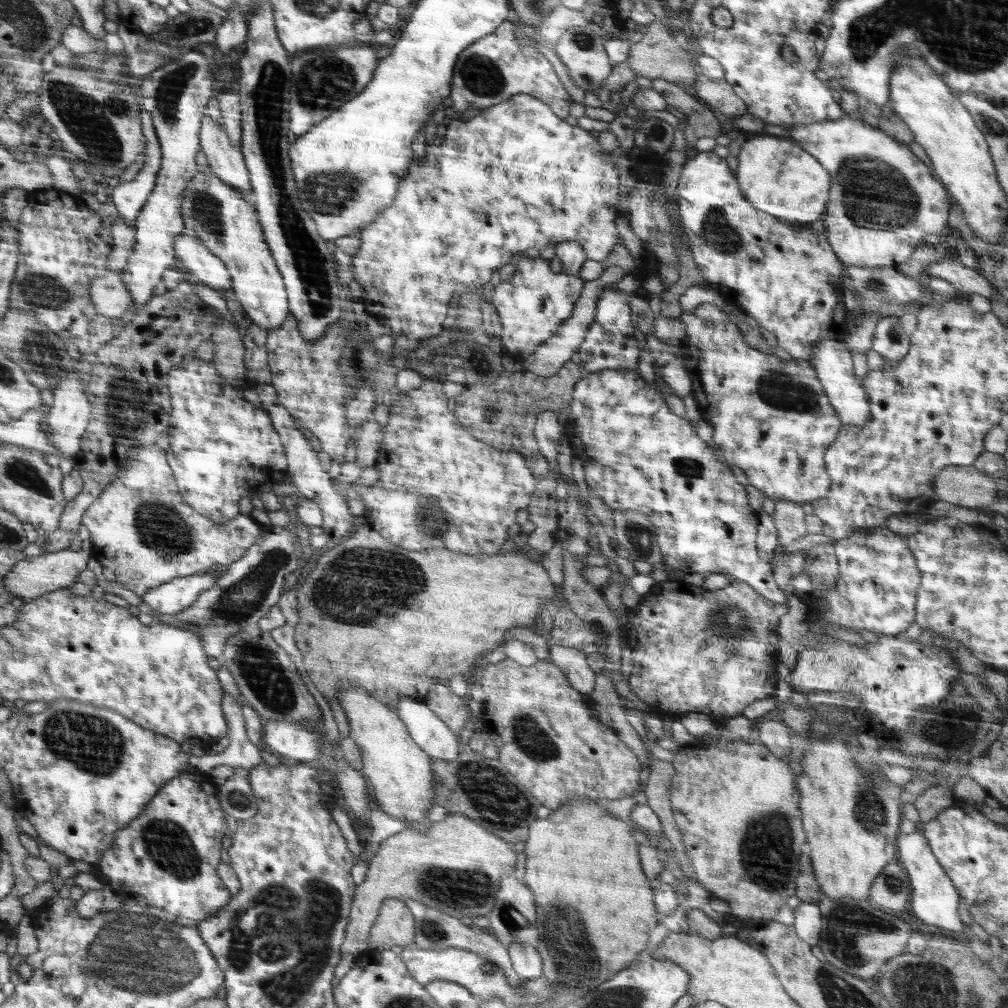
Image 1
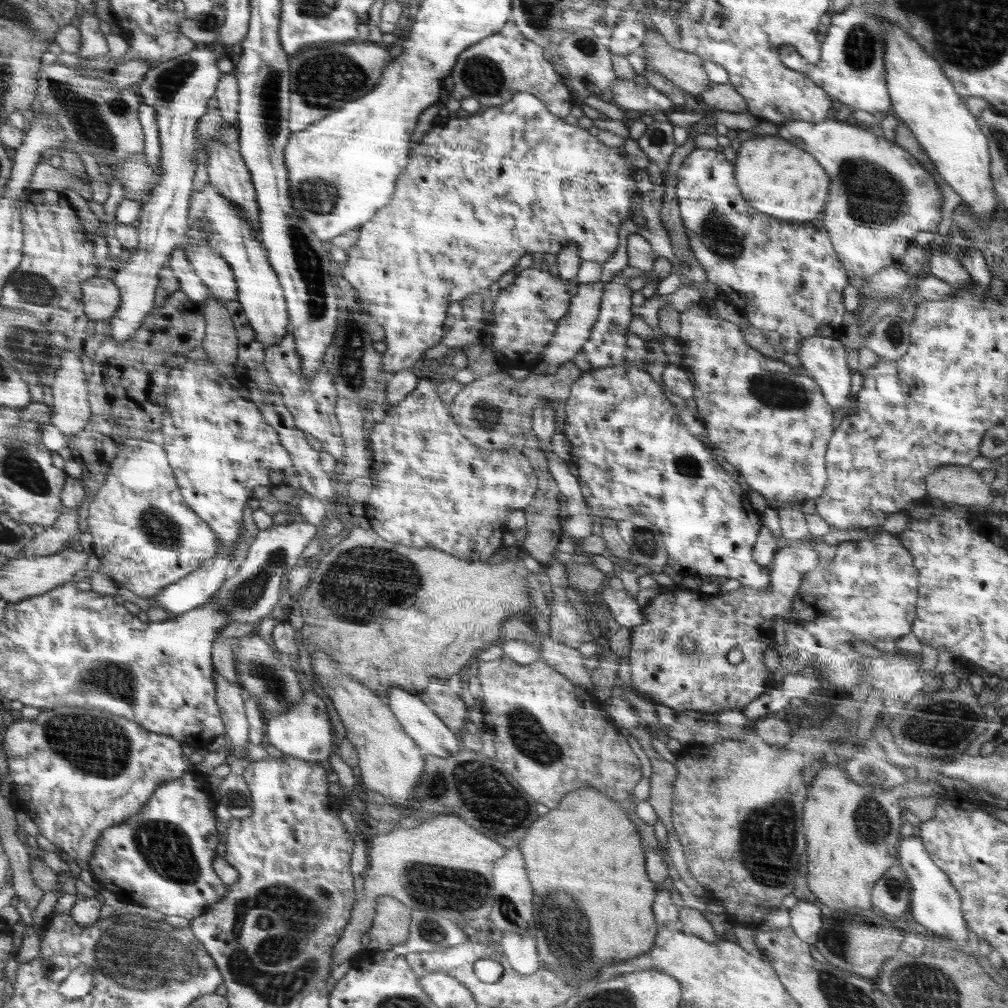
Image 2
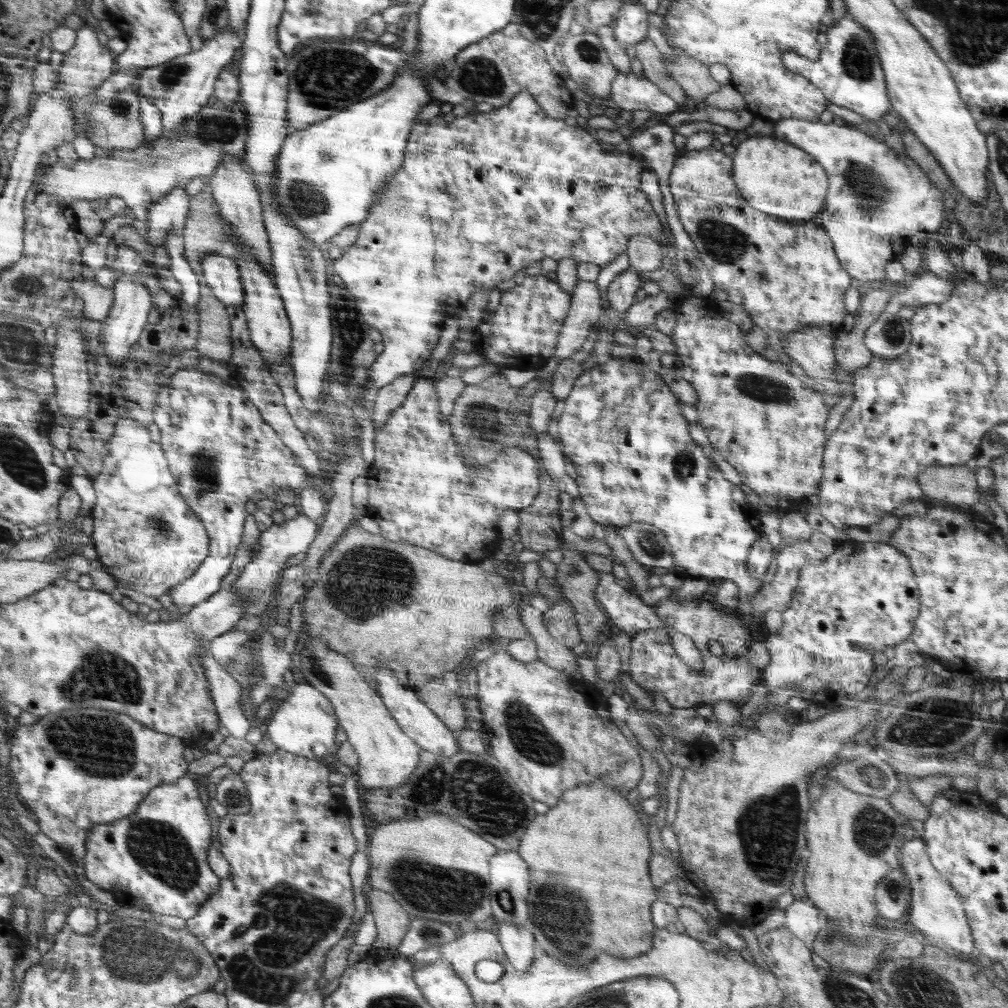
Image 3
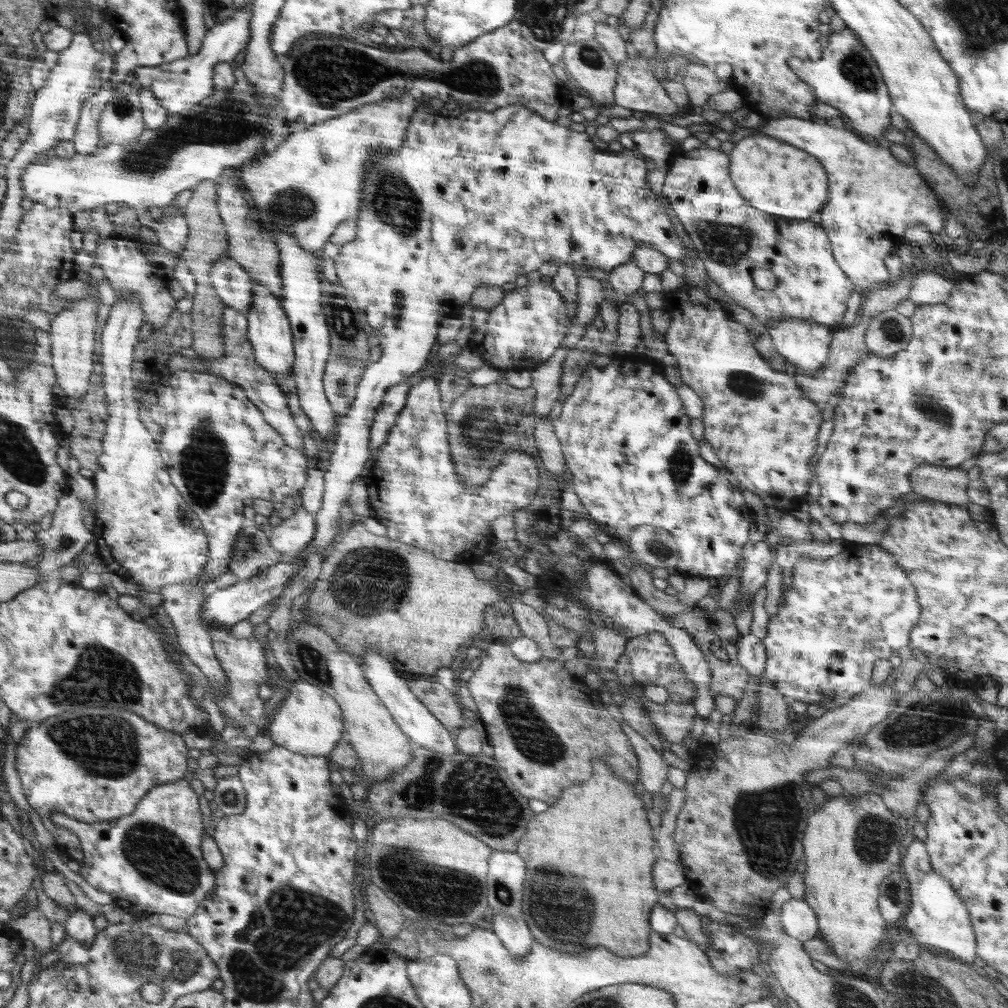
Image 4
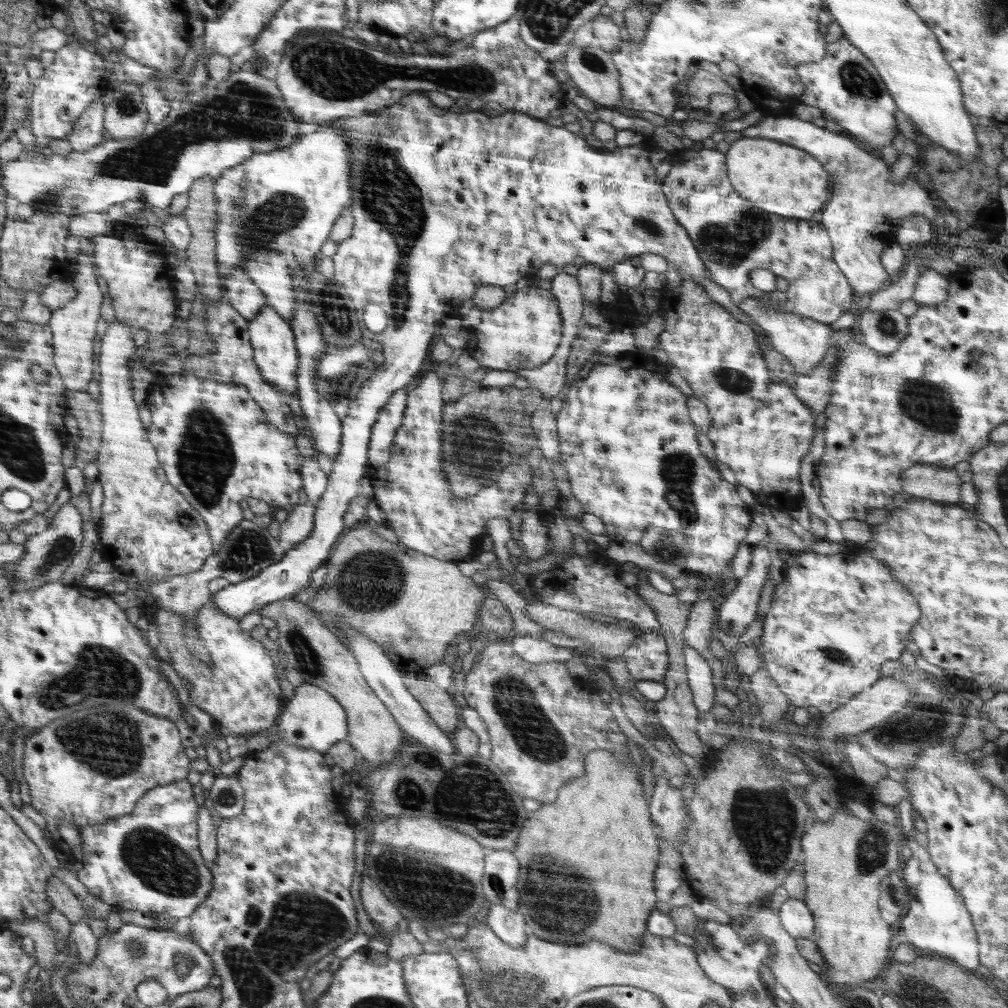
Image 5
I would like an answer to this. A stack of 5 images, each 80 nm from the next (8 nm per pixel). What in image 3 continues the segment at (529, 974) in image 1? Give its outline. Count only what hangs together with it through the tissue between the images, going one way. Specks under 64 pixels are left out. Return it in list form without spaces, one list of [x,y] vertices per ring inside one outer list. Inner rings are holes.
[[[496,924],[496,926],[498,926],[498,940],[508,956],[508,962],[516,970],[526,972],[538,953],[534,935],[528,928],[513,924]]]

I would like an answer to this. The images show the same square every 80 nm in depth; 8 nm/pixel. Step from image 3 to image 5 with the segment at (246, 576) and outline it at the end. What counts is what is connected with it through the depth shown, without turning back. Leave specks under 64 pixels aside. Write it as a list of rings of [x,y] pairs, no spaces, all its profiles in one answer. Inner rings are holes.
[[[307,502],[294,506],[287,519],[280,525],[279,543],[286,550],[302,542],[314,530],[316,507]]]

